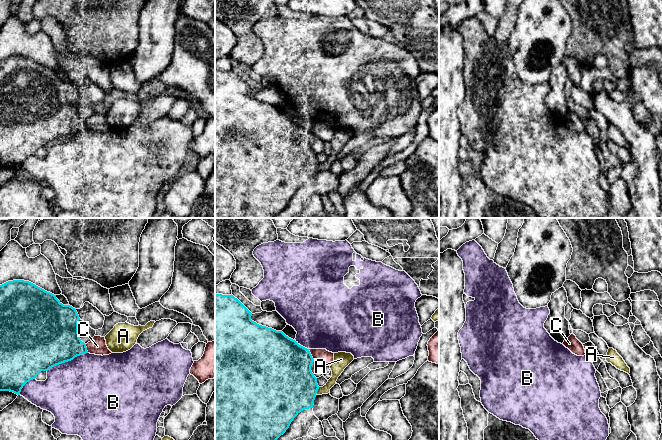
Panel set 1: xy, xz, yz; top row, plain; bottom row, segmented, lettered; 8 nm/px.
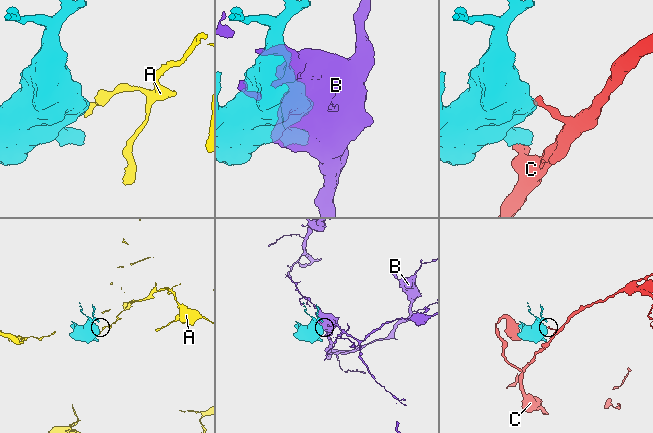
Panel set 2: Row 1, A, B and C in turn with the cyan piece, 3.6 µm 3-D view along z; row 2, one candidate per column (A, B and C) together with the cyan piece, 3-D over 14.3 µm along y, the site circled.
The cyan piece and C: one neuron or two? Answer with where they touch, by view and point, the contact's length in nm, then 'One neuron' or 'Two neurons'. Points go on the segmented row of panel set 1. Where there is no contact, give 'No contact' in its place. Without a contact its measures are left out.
Touches cyan at xz (311, 355). Shared border 110 nm. Two neurons

